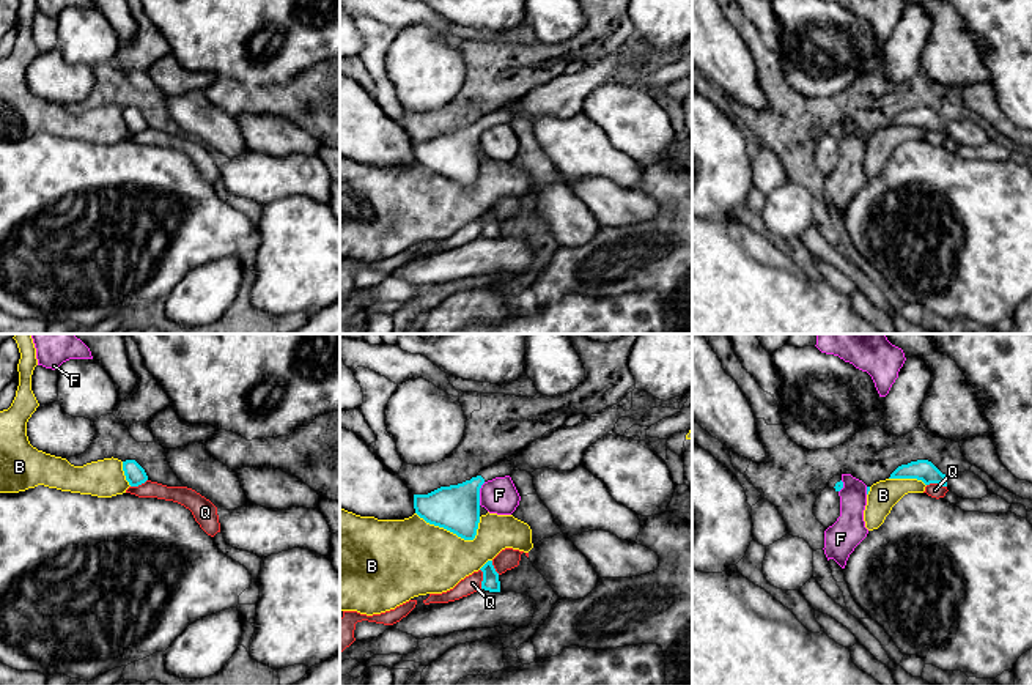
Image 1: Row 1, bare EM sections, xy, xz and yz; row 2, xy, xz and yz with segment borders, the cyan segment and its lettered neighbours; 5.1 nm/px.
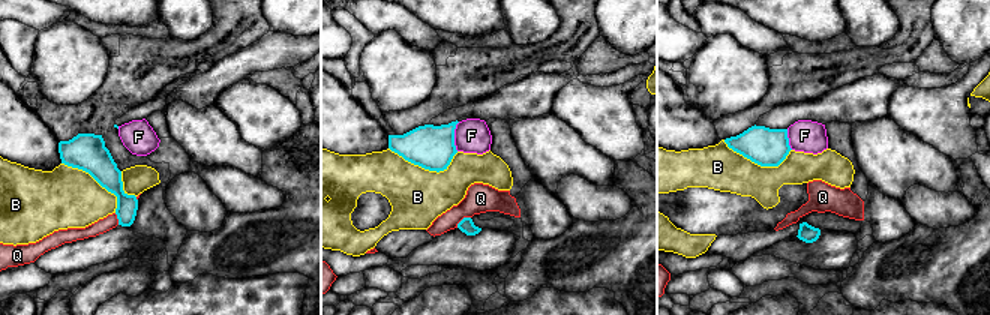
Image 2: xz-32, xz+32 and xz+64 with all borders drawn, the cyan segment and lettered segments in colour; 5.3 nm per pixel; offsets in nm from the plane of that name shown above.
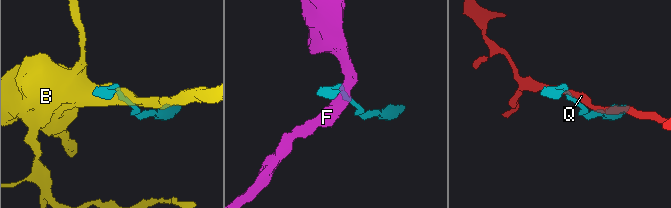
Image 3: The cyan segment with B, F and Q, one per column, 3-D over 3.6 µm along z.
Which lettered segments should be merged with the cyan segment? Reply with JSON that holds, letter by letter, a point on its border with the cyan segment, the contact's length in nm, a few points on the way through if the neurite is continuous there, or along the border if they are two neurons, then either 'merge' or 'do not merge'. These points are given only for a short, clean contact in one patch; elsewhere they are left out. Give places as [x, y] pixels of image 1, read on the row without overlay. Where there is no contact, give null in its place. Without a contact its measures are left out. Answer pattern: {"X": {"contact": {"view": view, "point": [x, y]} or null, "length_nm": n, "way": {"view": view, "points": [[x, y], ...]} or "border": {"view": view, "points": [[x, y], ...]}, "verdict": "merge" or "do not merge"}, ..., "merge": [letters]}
{"B": {"contact": {"view": "xz", "point": [453, 180]}, "length_nm": 340, "verdict": "do not merge"}, "F": {"contact": {"view": "xz", "point": [479, 140]}, "length_nm": 120, "border": {"view": "xz", "points": [[485, 129], [479, 139], [479, 151]]}, "verdict": "do not merge"}, "Q": {"contact": {"view": "yz", "point": [936, 129]}, "length_nm": 110, "border": {"view": "yz", "points": [[927, 131], [946, 134]]}, "verdict": "do not merge"}, "merge": []}

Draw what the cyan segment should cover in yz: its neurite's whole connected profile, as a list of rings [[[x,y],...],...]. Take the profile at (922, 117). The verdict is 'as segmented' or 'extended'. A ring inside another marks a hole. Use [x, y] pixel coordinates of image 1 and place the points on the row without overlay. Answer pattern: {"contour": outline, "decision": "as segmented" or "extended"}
{"contour": [[[917,107],[908,112],[898,113],[889,126],[917,126],[925,132],[939,131],[947,134],[945,121],[942,121],[931,109]]], "decision": "as segmented"}

